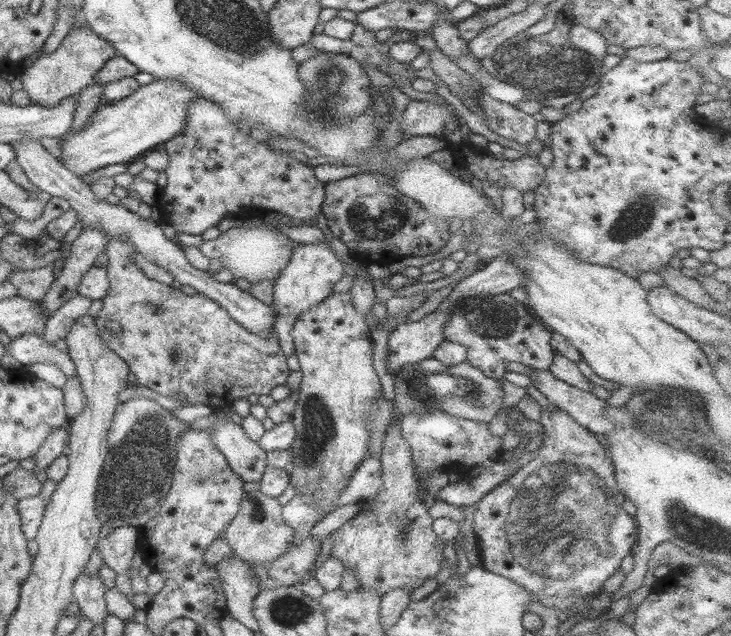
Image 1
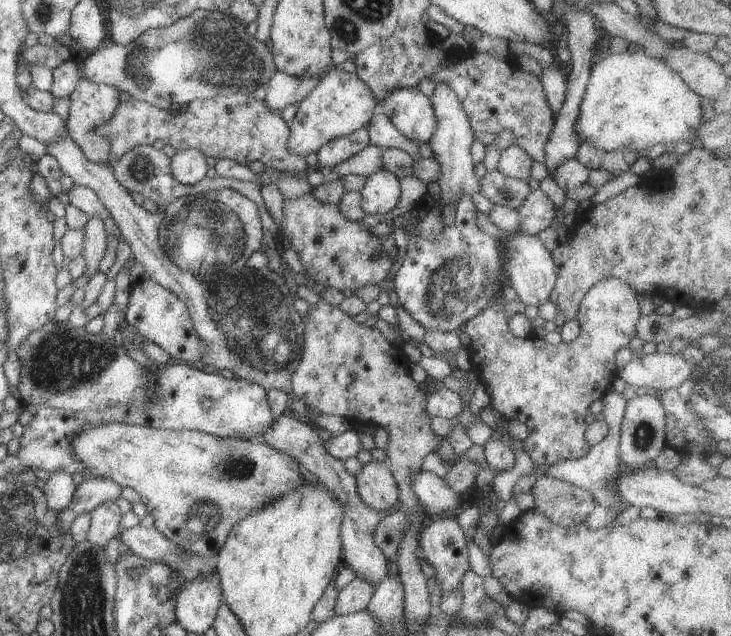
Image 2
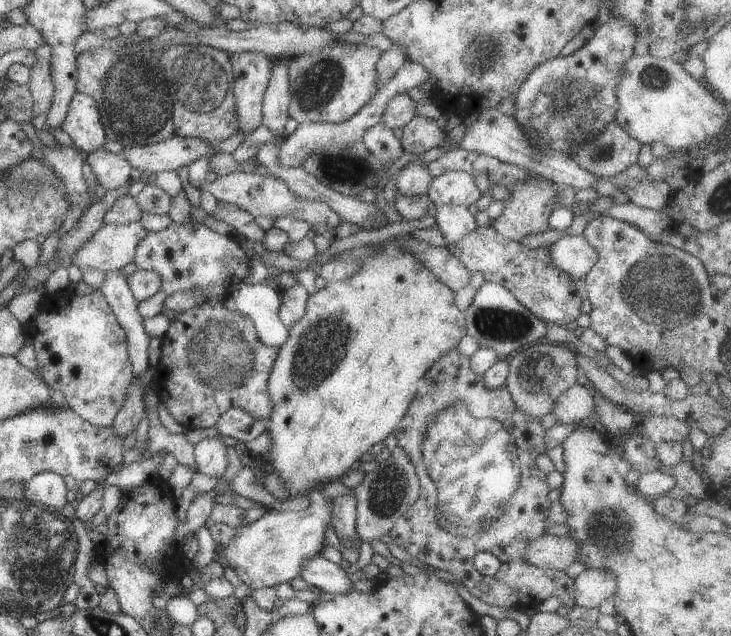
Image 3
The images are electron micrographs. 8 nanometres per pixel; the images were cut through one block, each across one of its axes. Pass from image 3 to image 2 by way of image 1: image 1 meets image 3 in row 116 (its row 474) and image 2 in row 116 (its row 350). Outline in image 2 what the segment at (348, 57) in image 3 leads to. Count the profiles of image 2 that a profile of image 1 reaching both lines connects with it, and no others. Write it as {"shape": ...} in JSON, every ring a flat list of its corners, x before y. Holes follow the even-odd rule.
{"shape":[[334,68,299,102,296,115,288,125,287,149,303,157,317,153,329,140,366,127,378,110,378,100,357,73]]}

